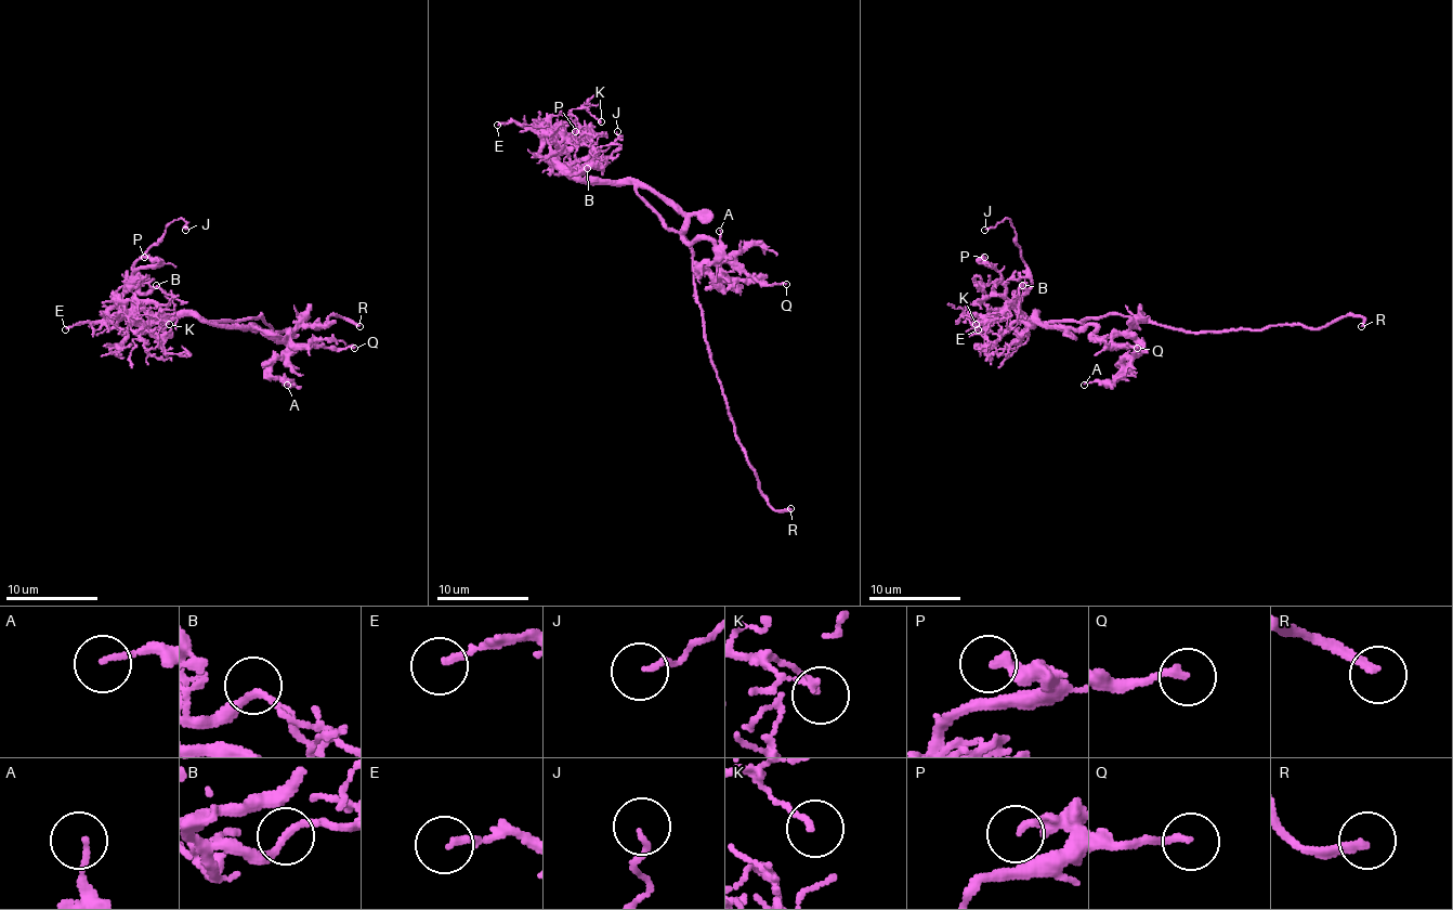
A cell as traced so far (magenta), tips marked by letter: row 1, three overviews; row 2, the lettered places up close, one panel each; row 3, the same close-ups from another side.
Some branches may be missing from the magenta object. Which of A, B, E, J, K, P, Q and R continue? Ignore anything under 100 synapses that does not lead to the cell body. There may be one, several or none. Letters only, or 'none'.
R

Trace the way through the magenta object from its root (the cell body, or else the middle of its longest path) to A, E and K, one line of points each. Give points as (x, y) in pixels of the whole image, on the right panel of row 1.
A: (1102, 315), (1096, 322), (1094, 338), (1133, 336), (1137, 350), (1110, 382), (1084, 385)
E: (1102, 315), (1041, 322), (1008, 306), (978, 322), (978, 329)
K: (1102, 315), (1080, 322), (1041, 322), (1035, 315), (1026, 317), (1015, 306), (998, 315), (961, 315), (976, 324)

